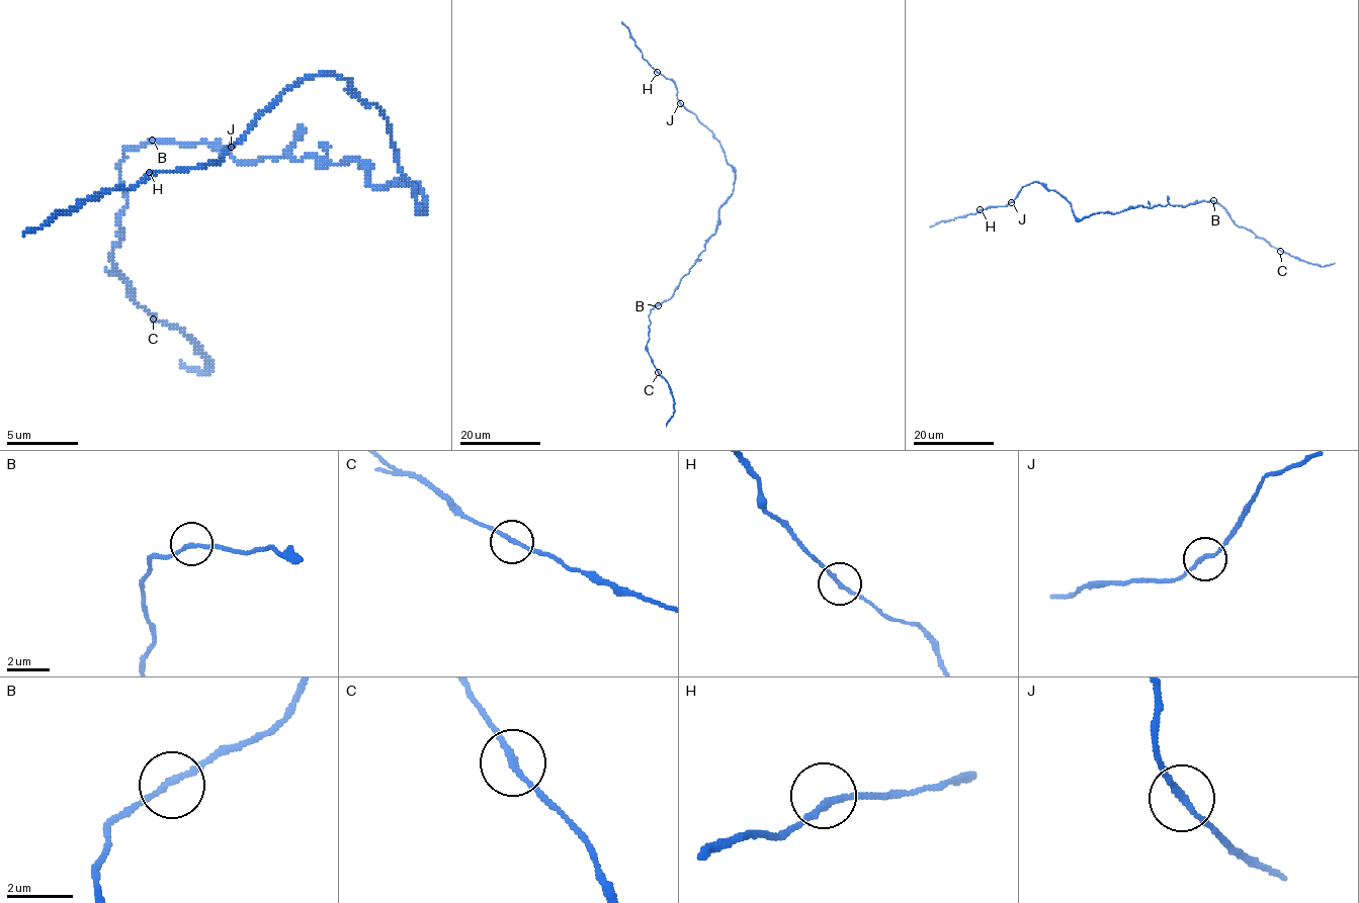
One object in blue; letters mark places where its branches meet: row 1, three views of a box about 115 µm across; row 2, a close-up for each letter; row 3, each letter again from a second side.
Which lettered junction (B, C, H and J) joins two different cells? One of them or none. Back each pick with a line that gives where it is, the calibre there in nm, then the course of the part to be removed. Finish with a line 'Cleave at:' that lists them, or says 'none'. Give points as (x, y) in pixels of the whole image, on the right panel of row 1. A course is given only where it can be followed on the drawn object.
C: Place: (1280, 251). Thickness 170 nm. Course of the part to remove: (1281, 251), (1324, 267), (1334, 263)
Cleave at: C

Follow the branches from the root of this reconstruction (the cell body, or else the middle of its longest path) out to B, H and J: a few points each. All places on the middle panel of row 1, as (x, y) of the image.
B: (718, 217), (715, 233), (695, 264), (681, 279), (674, 294), (658, 305)
H: (718, 217), (719, 208), (733, 192), (735, 171), (728, 164), (714, 134), (678, 100), (676, 85), (657, 72)
J: (718, 217), (719, 208), (733, 192), (735, 171), (728, 164), (714, 134), (680, 103)

